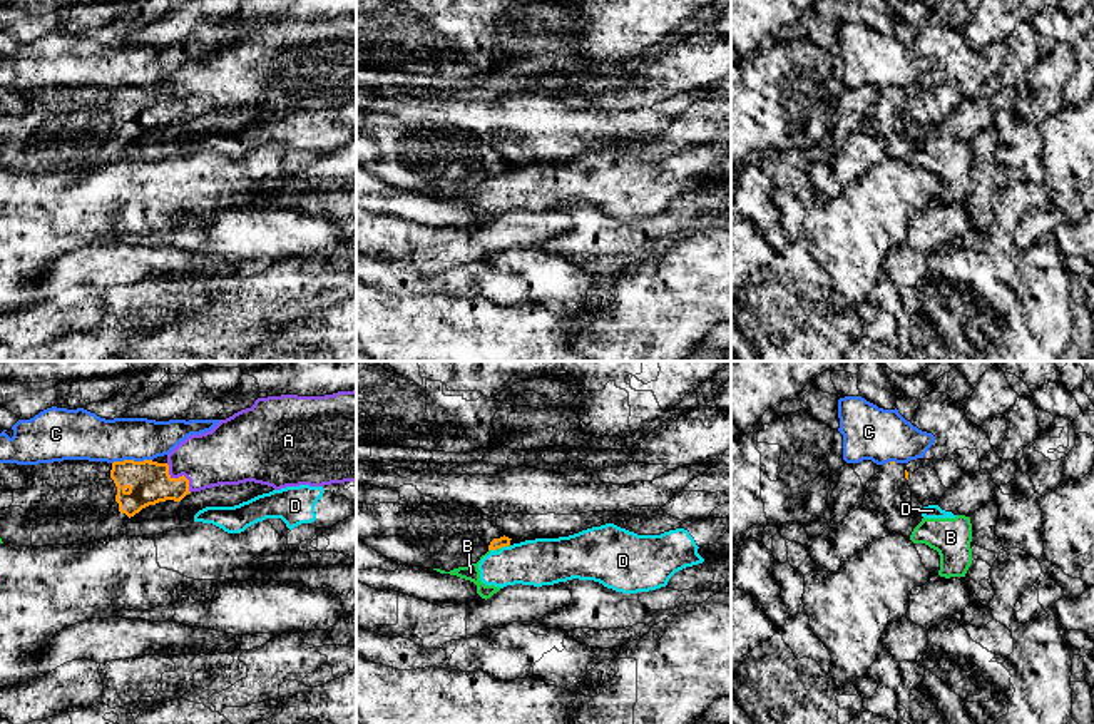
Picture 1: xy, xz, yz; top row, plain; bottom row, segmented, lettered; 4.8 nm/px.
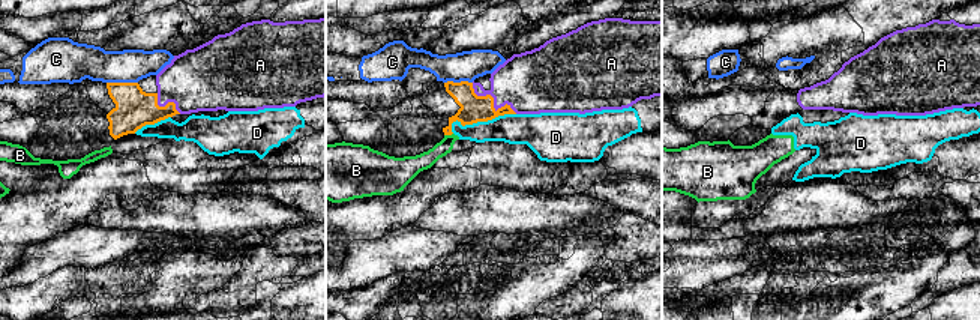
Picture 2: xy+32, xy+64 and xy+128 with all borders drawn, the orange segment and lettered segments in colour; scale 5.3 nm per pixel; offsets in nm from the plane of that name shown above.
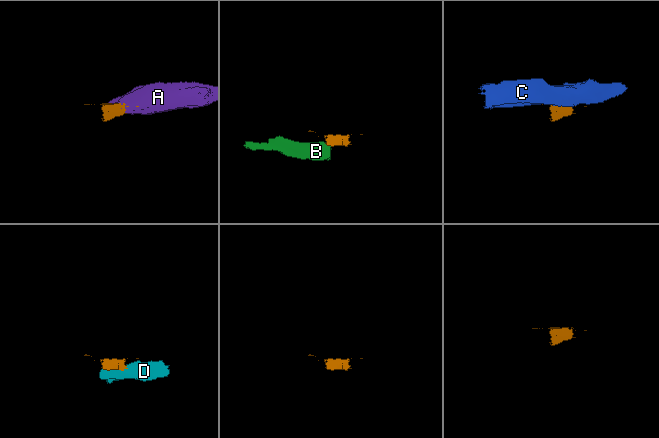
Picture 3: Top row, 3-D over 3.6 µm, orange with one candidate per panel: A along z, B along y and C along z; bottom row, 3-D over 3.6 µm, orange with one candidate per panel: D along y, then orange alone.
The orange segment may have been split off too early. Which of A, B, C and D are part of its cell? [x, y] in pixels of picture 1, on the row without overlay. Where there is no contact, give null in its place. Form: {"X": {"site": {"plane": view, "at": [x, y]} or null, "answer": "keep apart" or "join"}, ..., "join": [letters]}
{"A": {"site": {"plane": "xy", "at": [179, 102]}, "answer": "join"}, "B": {"site": {"plane": "xz", "at": [497, 173]}, "answer": "keep apart"}, "C": {"site": {"plane": "xy", "at": [131, 86]}, "answer": "keep apart"}, "D": {"site": {"plane": "xz", "at": [504, 171]}, "answer": "keep apart"}, "join": ["A"]}

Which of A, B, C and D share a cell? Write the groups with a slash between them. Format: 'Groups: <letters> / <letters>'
Groups: A / B D / C

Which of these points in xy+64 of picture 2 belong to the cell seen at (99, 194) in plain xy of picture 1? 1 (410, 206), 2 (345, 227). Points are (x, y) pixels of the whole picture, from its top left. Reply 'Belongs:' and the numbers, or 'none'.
Belongs: 1, 2

